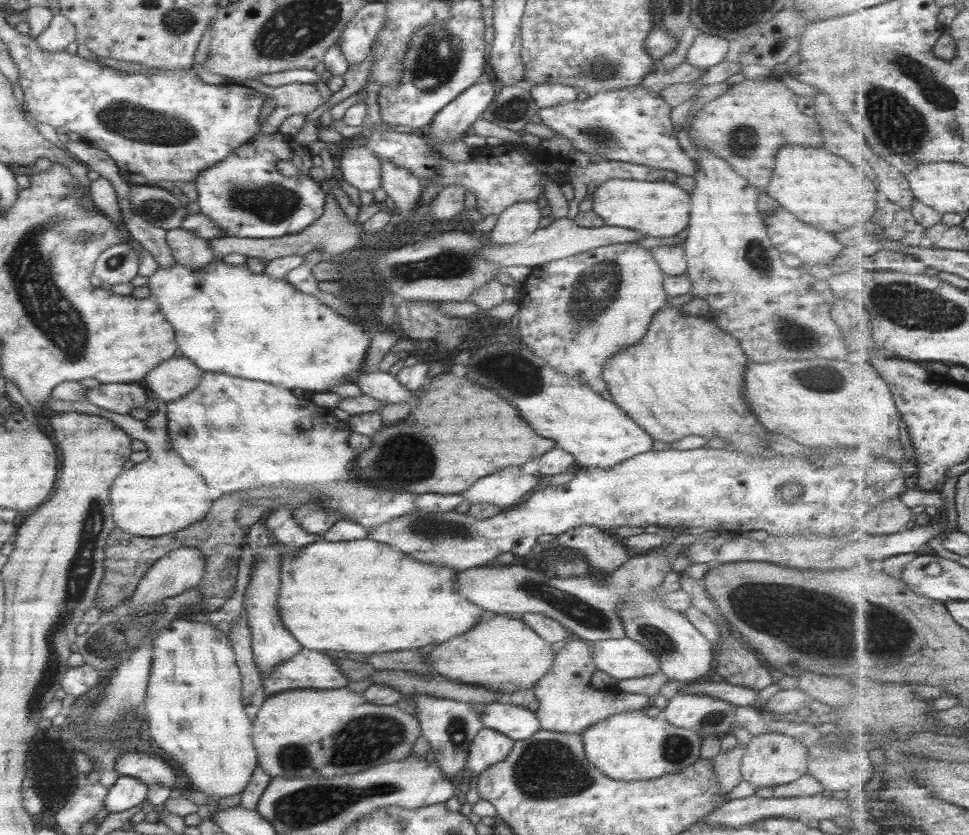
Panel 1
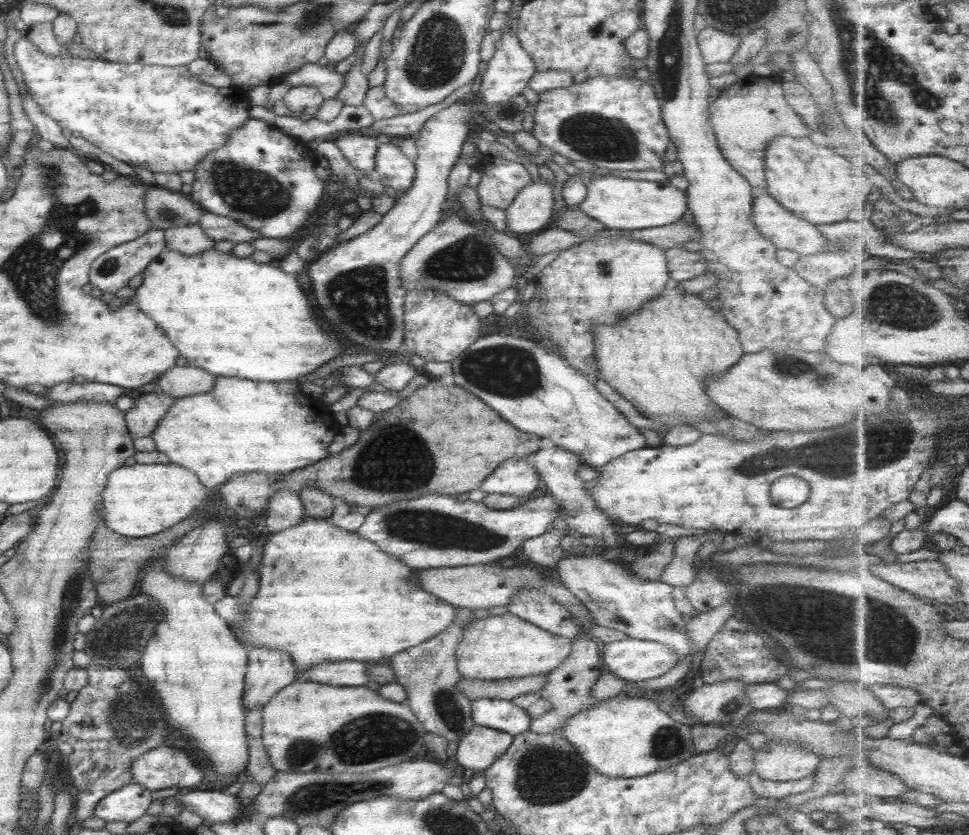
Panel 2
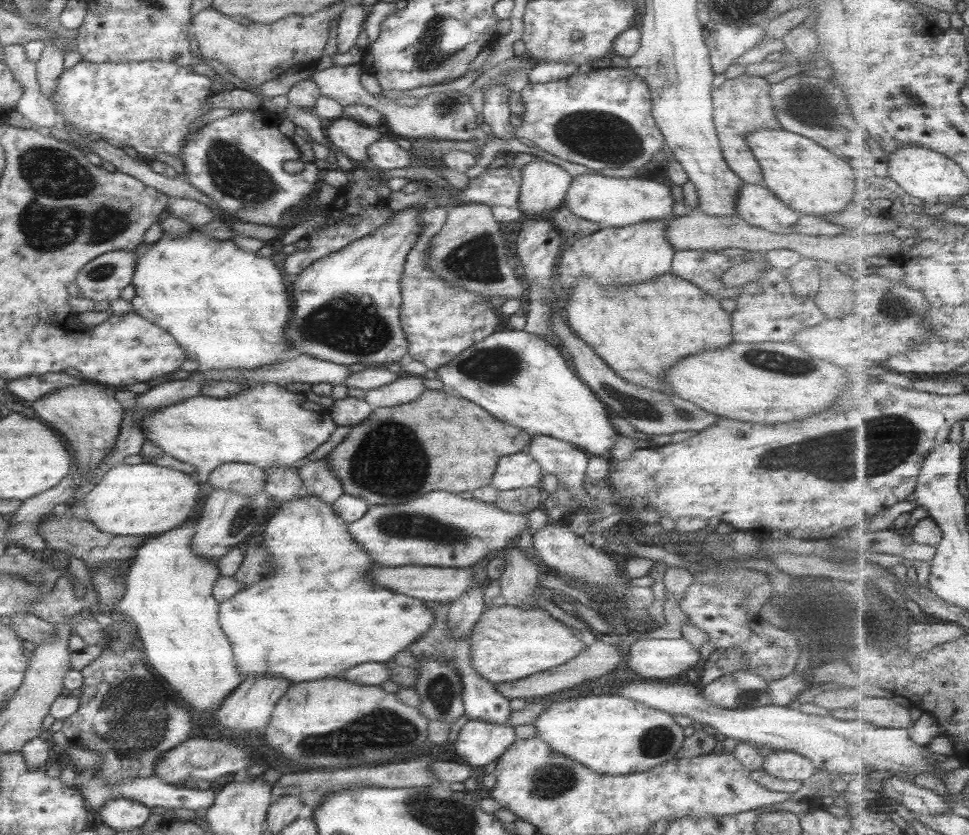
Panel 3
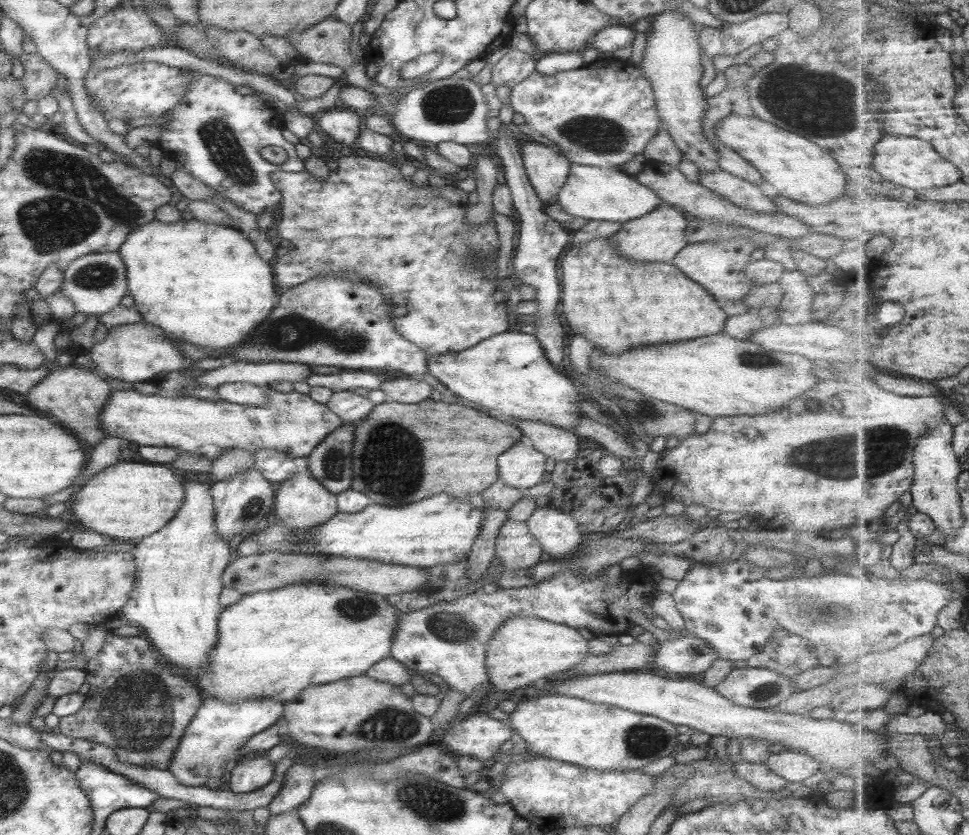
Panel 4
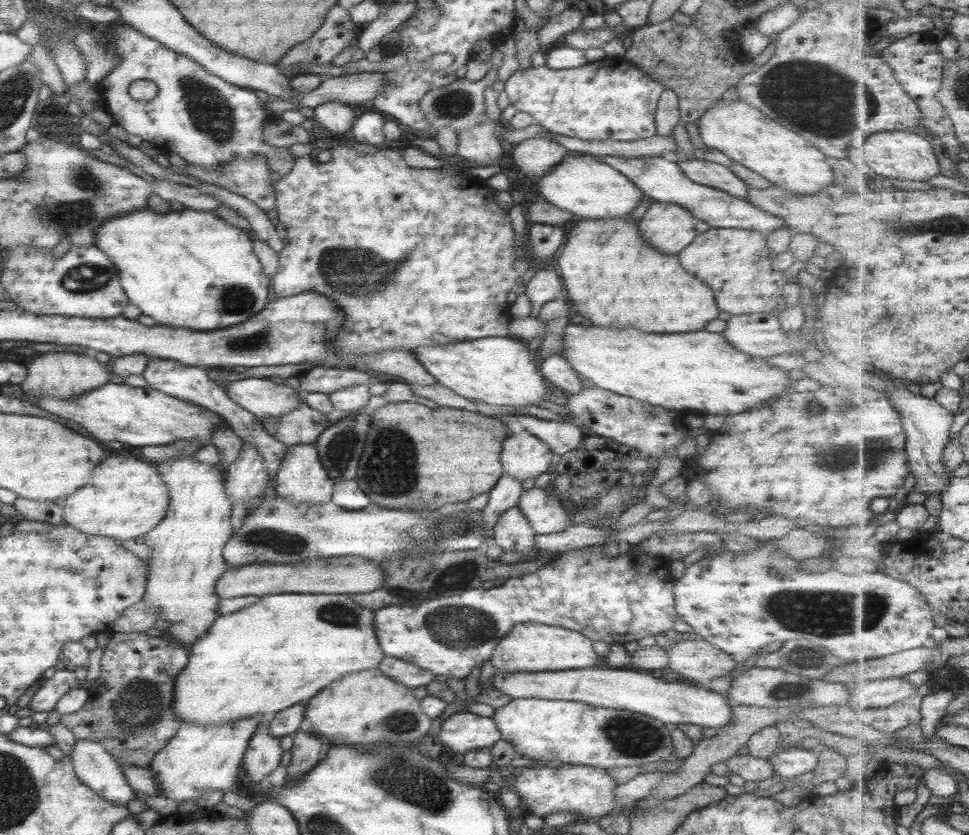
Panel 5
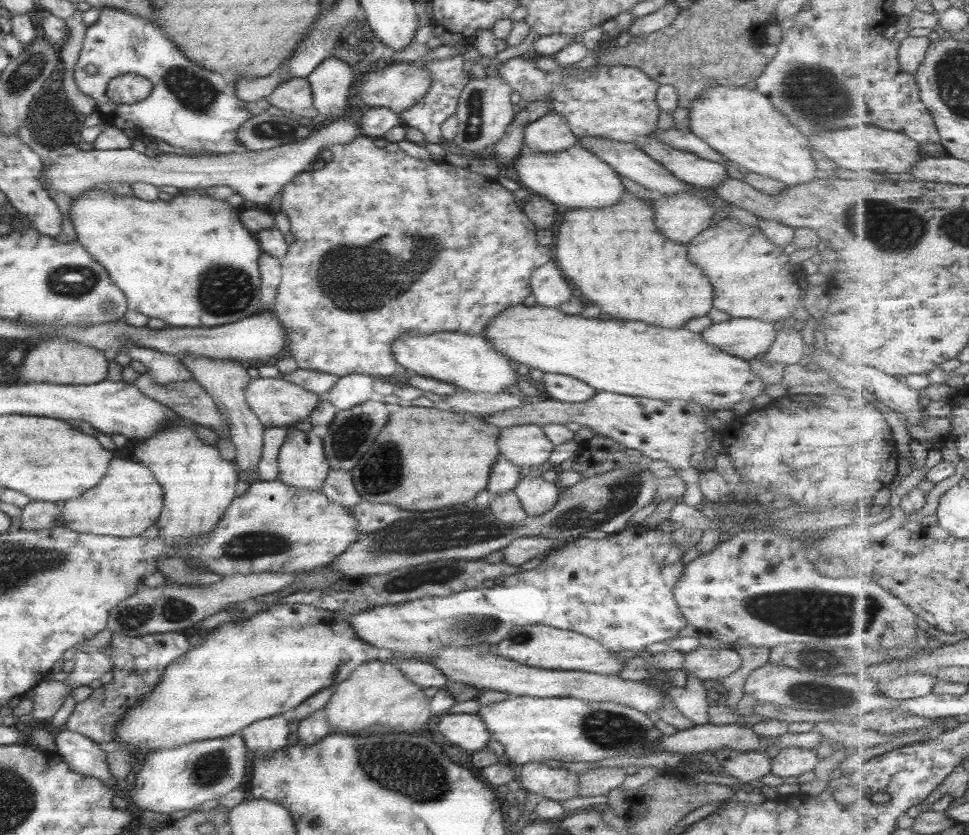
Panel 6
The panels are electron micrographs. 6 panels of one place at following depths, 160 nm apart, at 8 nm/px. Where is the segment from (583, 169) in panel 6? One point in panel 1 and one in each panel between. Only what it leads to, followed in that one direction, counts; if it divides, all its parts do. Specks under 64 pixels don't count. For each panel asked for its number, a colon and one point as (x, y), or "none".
1: (654, 209)
2: (621, 204)
3: (609, 201)
4: (592, 193)
5: (589, 189)

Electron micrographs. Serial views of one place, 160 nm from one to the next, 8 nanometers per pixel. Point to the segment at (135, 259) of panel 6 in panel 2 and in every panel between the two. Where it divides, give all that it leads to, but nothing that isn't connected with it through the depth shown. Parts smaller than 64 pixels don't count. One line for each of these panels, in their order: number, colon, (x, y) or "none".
2: (234, 318)
3: (182, 284)
4: (204, 284)
5: (188, 269)

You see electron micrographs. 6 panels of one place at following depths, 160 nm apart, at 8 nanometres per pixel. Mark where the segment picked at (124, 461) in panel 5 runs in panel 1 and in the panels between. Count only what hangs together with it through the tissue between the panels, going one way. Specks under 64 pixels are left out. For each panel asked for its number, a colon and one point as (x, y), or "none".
1: (161, 495)
2: (143, 499)
3: (143, 499)
4: (128, 501)

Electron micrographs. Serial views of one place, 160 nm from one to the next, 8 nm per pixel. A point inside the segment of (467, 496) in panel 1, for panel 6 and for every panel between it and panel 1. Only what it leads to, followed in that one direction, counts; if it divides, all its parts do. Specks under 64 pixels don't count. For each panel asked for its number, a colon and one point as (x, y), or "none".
2: (516, 477)
3: (518, 470)
4: (521, 466)
5: (523, 457)
6: (525, 446)

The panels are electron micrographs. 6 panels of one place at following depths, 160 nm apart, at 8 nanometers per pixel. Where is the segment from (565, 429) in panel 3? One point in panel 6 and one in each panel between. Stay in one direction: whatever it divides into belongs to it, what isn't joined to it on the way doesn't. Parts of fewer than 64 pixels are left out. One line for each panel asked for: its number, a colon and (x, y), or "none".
4: (508, 372)
5: (499, 371)
6: (467, 362)

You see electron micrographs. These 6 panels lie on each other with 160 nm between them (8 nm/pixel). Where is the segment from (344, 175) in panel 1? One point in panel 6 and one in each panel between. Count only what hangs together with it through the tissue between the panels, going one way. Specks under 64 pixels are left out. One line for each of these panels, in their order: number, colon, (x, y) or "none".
2: (359, 150)
3: (343, 134)
4: (341, 125)
5: (337, 118)
6: (329, 82)

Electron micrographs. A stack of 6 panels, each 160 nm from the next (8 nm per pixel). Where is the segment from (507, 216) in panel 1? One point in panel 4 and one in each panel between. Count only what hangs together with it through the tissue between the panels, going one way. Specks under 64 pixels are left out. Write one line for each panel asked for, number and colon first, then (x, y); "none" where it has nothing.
2: (530, 209)
3: (543, 185)
4: (546, 170)

